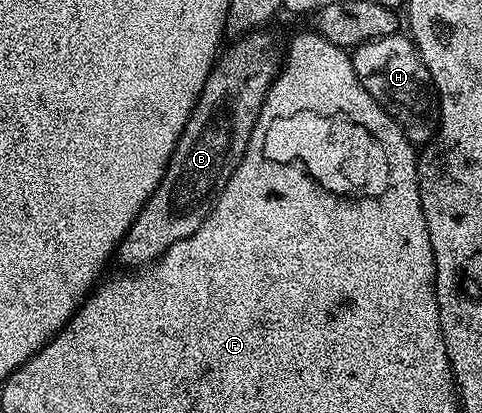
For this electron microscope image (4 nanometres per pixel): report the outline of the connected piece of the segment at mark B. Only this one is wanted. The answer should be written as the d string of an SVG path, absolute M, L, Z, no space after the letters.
M256 30L248 32L246 36L236 39L231 49L224 51L216 59L209 78L199 95L199 101L191 111L189 122L177 142L177 146L171 155L171 161L167 164L165 174L157 186L157 190L145 202L141 214L133 222L133 226L125 234L117 249L117 260L124 264L124 269L138 270L153 263L173 242L181 242L181 238L189 238L205 222L211 208L223 192L223 185L233 174L235 167L241 162L241 158L247 149L249 138L255 129L255 123L259 117L259 111L267 97L267 91L271 89L271 83L281 71L281 52L271 45L271 40L266 36L266 31Z

